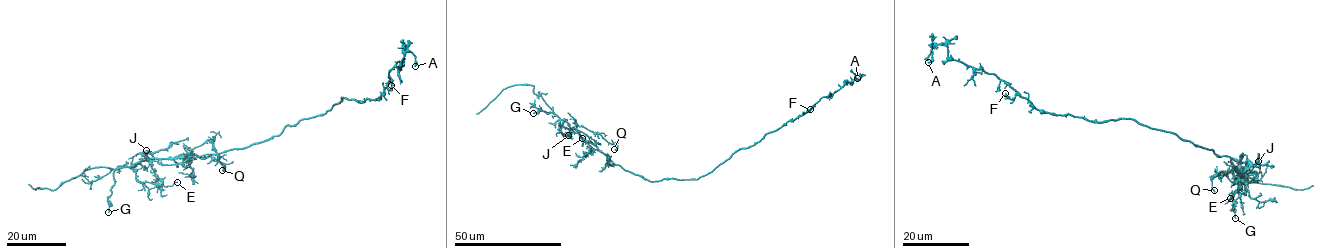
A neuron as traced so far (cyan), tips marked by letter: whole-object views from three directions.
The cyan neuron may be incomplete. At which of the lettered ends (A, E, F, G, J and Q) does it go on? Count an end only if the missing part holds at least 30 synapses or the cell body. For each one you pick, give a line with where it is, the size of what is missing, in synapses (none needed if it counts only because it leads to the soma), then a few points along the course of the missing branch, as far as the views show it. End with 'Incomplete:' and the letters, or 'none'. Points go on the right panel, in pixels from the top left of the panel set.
Incomplete: none

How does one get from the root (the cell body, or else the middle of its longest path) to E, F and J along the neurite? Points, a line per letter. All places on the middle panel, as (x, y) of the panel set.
E: (666, 178), (651, 181), (623, 169), (584, 140), (569, 124), (560, 121), (560, 125), (582, 138)
F: (666, 178), (697, 179), (706, 175), (737, 151), (754, 145), (766, 134), (810, 109)
J: (666, 178), (651, 181), (623, 169), (561, 120), (561, 133), (568, 135)

